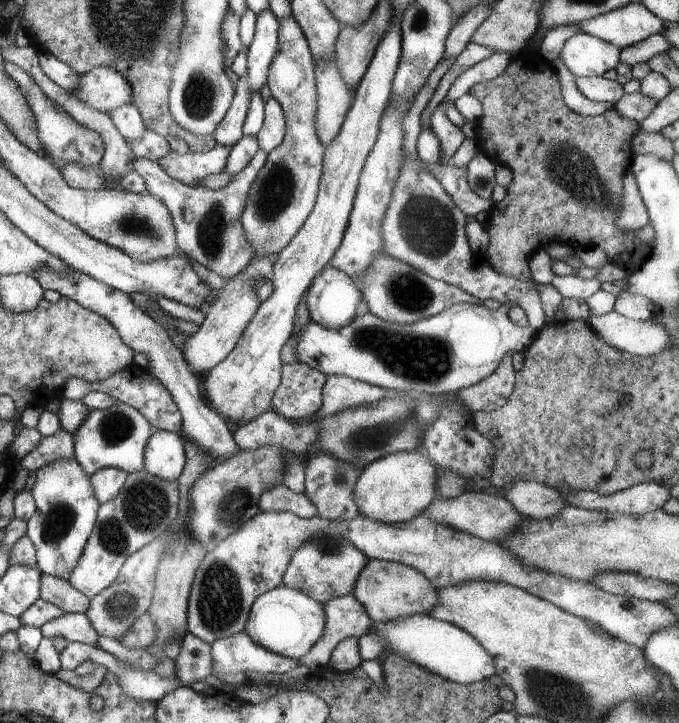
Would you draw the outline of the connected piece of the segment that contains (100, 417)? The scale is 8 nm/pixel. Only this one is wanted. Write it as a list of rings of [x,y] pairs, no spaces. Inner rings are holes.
[[[116,402],[108,408],[90,409],[77,430],[73,431],[73,456],[87,476],[105,466],[132,473],[143,469],[144,448],[152,431],[145,417],[127,404]]]

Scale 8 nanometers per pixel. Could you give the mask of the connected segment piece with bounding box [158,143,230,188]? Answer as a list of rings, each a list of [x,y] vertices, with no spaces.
[[[217,143],[211,150],[202,153],[177,154],[169,149],[158,165],[177,182],[191,188],[201,187],[201,180],[205,180],[205,176],[223,171],[229,152],[230,148]]]

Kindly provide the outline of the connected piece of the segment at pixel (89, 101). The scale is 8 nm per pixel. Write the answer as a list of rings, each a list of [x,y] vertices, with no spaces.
[[[96,66],[93,70],[89,70],[85,76],[81,77],[81,84],[75,90],[67,90],[67,92],[71,92],[79,102],[87,104],[89,108],[93,108],[97,112],[106,113],[129,101],[131,89],[129,84],[127,84],[127,80],[121,76],[121,72],[117,72],[115,68]]]

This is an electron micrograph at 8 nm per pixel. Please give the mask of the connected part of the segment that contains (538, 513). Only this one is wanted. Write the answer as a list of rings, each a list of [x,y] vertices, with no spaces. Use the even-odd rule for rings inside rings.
[[[515,481],[510,489],[505,489],[505,500],[526,518],[549,520],[563,506],[566,506],[563,495],[546,484],[531,481]]]

